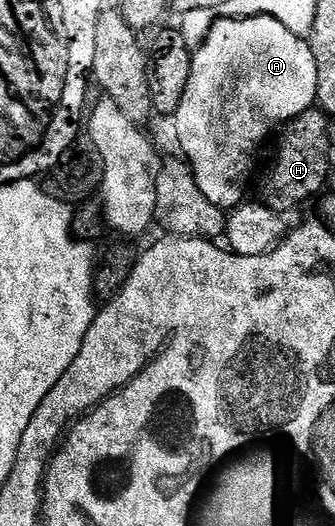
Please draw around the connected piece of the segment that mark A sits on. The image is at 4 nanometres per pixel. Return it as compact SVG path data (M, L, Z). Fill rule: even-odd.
M242 16L239 20L219 20L211 26L206 33L204 42L200 47L193 49L192 74L188 74L188 90L184 90L184 98L180 98L180 106L172 117L174 128L178 131L178 144L182 147L181 155L189 164L192 174L196 178L196 186L200 186L200 194L208 198L217 208L233 210L247 199L246 187L250 184L250 175L254 172L254 159L262 148L262 143L270 135L277 133L279 129L295 120L300 114L304 114L315 107L318 98L318 75L316 74L316 58L310 49L309 39L292 34L284 22L276 22L271 16Z

